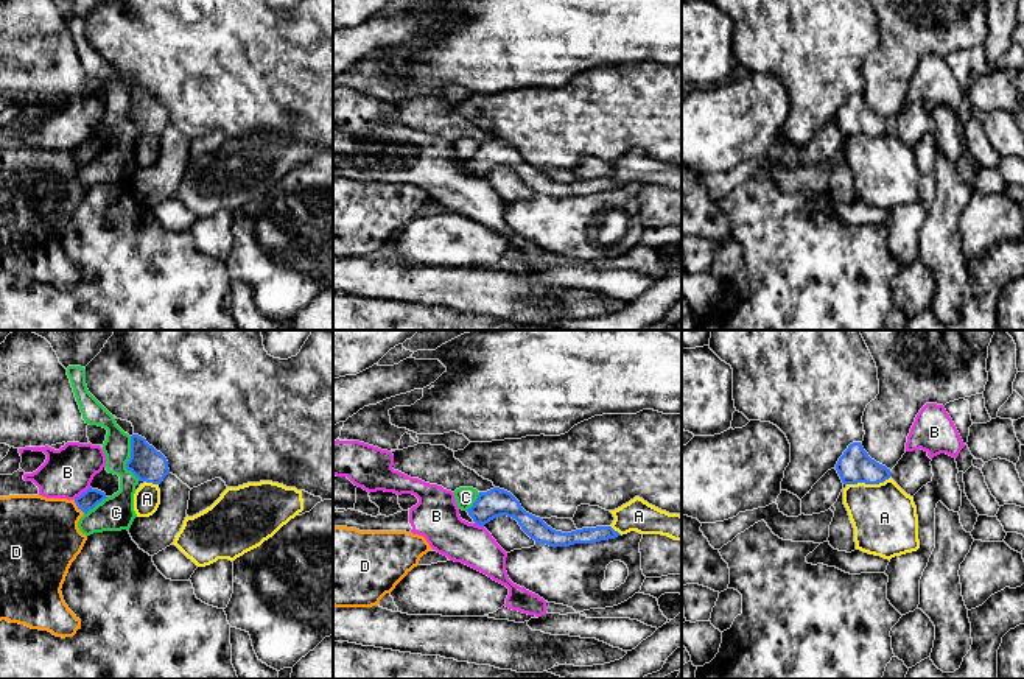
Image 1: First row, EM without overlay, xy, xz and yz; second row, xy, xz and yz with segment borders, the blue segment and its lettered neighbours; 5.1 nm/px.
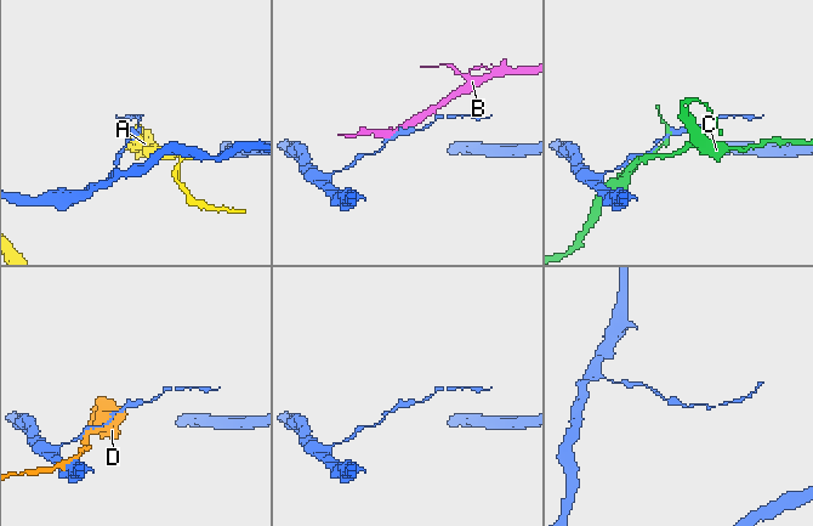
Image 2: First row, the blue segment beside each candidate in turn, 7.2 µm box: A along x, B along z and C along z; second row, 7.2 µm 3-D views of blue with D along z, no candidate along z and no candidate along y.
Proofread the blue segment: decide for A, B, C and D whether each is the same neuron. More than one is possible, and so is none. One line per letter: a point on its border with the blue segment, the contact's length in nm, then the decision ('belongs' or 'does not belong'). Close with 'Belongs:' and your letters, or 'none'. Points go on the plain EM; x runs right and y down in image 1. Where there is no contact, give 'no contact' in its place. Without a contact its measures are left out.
A: meets blue in yz at (867, 134); contact 220 nm long; does not belong
B: meets blue in xy at (83, 144); contact 110 nm long; does not belong
C: meets blue in xy at (129, 109); contact 240 nm long; does not belong
D: meets blue in xy at (78, 158); contact 90 nm long; does not belong
Belongs: none

